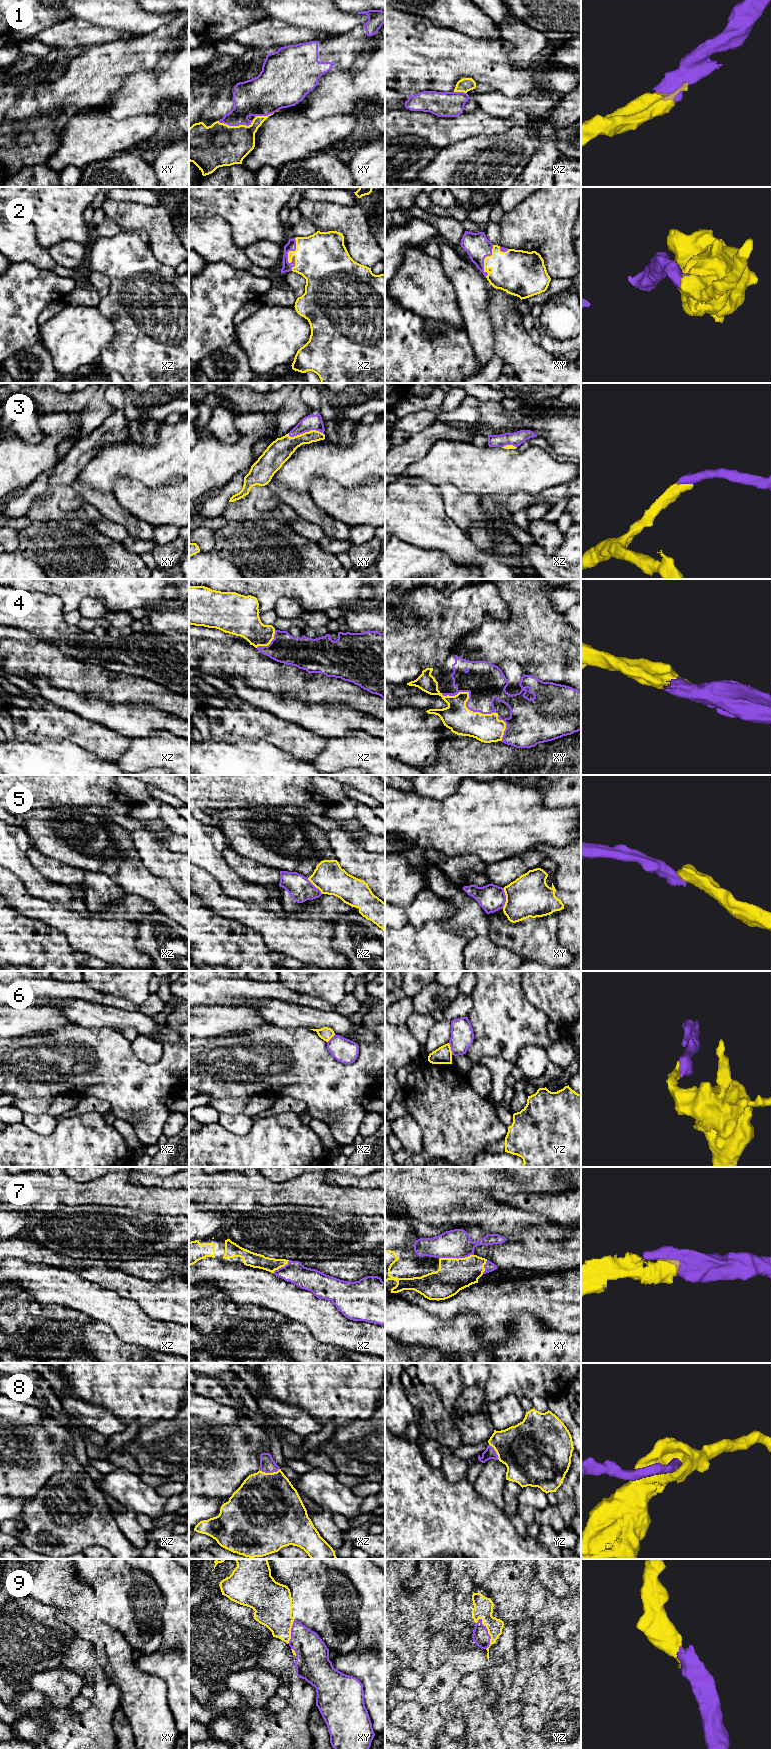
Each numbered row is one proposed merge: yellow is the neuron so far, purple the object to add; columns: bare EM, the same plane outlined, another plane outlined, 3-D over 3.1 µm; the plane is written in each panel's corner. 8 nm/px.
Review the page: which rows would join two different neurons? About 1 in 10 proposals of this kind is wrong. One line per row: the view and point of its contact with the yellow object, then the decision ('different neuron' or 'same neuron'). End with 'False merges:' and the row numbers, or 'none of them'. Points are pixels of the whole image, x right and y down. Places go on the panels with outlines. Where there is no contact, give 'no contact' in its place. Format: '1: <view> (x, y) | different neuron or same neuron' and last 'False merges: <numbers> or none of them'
1: xy (236, 126) | same neuron
2: xz (288, 258) | same neuron
3: xy (306, 432) | same neuron
4: xy (467, 700) | same neuron
5: xy (506, 898) | different neuron
6: yz (450, 1049) | different neuron
7: xy (456, 1258) | same neuron
8: xz (269, 1473) | same neuron
9: yz (488, 1633) | same neuron
False merges: 5, 6

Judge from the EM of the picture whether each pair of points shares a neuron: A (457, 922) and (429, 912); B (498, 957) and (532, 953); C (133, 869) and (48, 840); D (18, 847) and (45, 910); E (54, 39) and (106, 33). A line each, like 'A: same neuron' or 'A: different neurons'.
A: different neurons
B: different neurons
C: same neuron
D: different neurons
E: same neuron

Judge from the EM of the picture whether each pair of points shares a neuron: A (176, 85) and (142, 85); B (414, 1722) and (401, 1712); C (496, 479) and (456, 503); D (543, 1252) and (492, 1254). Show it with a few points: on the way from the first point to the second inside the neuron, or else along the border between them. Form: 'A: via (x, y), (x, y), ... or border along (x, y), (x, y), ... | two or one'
A: via (168, 86), (150, 86) | one
B: via (411, 1721), (404, 1714) | one
C: border along (450, 483), (462, 491), (479, 496) | two
D: via (530, 1252), (505, 1254) | one

